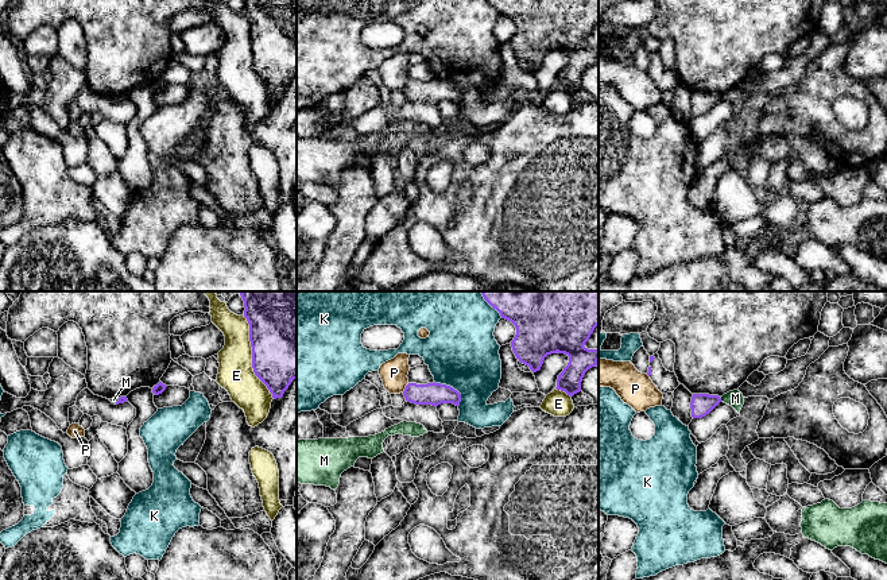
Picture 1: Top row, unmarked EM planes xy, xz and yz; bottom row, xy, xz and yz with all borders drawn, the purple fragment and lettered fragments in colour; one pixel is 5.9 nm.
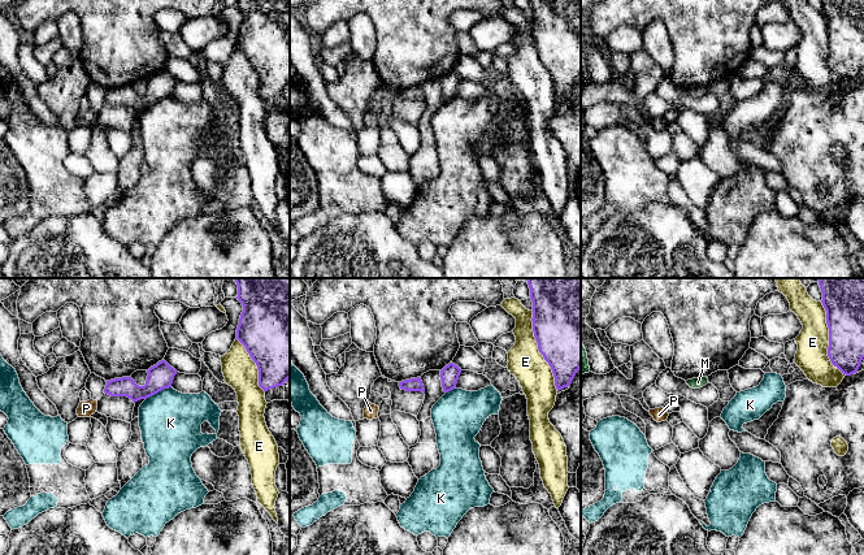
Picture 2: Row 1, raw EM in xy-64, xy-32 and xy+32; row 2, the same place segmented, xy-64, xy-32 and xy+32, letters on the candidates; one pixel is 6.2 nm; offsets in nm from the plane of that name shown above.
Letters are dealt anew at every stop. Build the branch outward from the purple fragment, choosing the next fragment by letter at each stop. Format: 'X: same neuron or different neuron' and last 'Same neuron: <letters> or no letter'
E: different neuron
K: different neuron
M: different neuron
P: different neuron
Same neuron: no letter

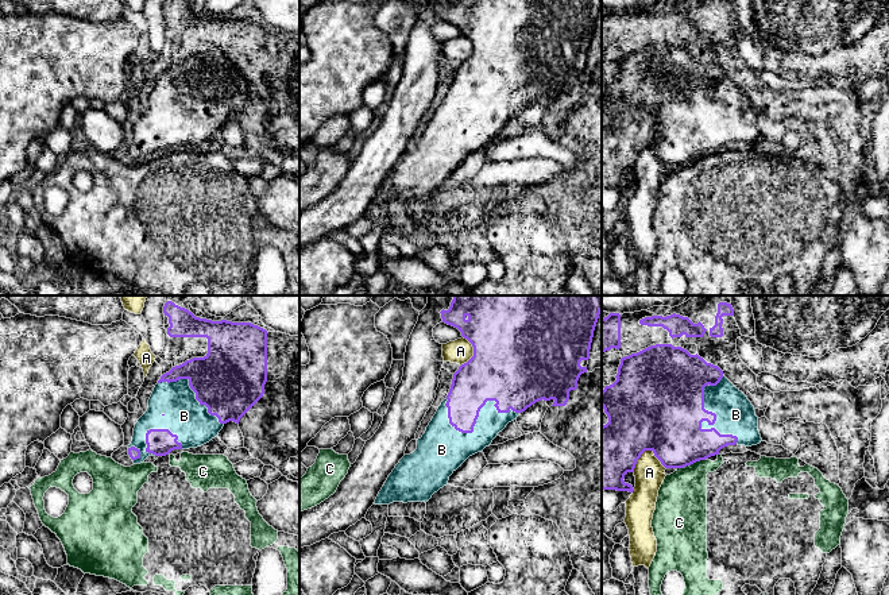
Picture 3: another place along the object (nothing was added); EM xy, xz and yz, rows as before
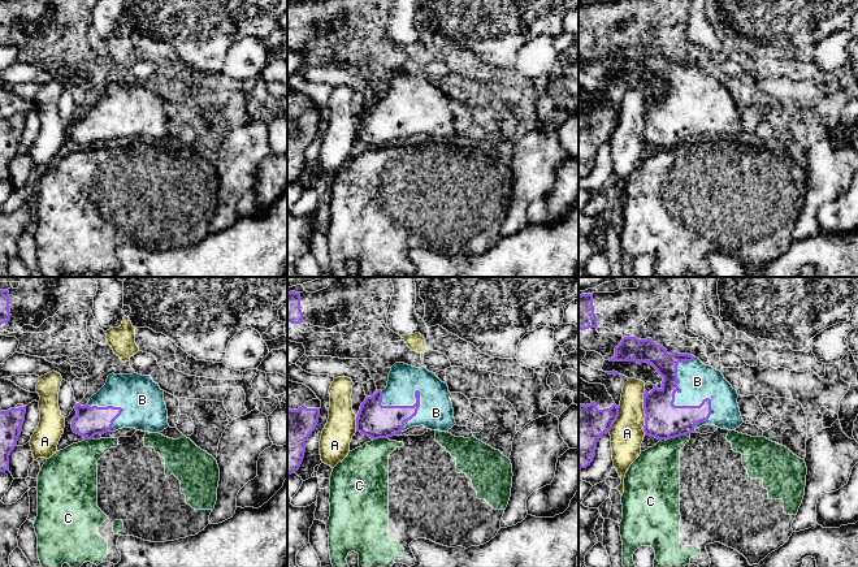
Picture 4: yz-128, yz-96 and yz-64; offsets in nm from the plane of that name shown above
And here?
A: different neuron
B: same neuron
C: different neuron
Same neuron: B

